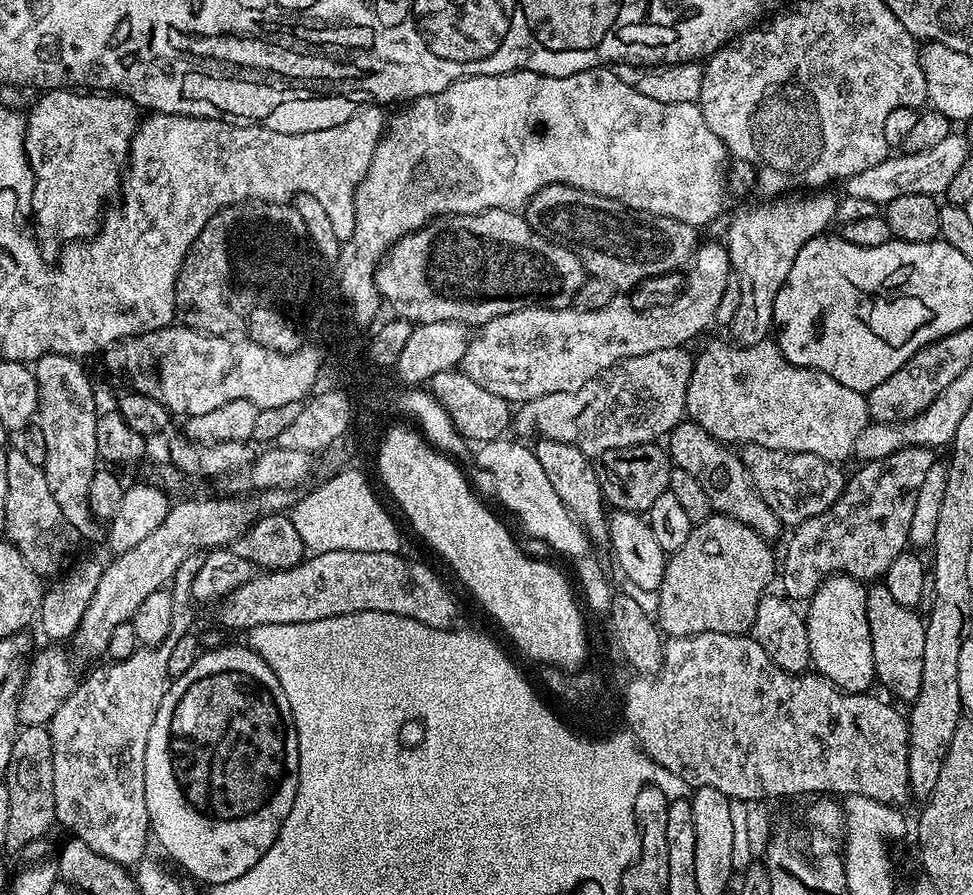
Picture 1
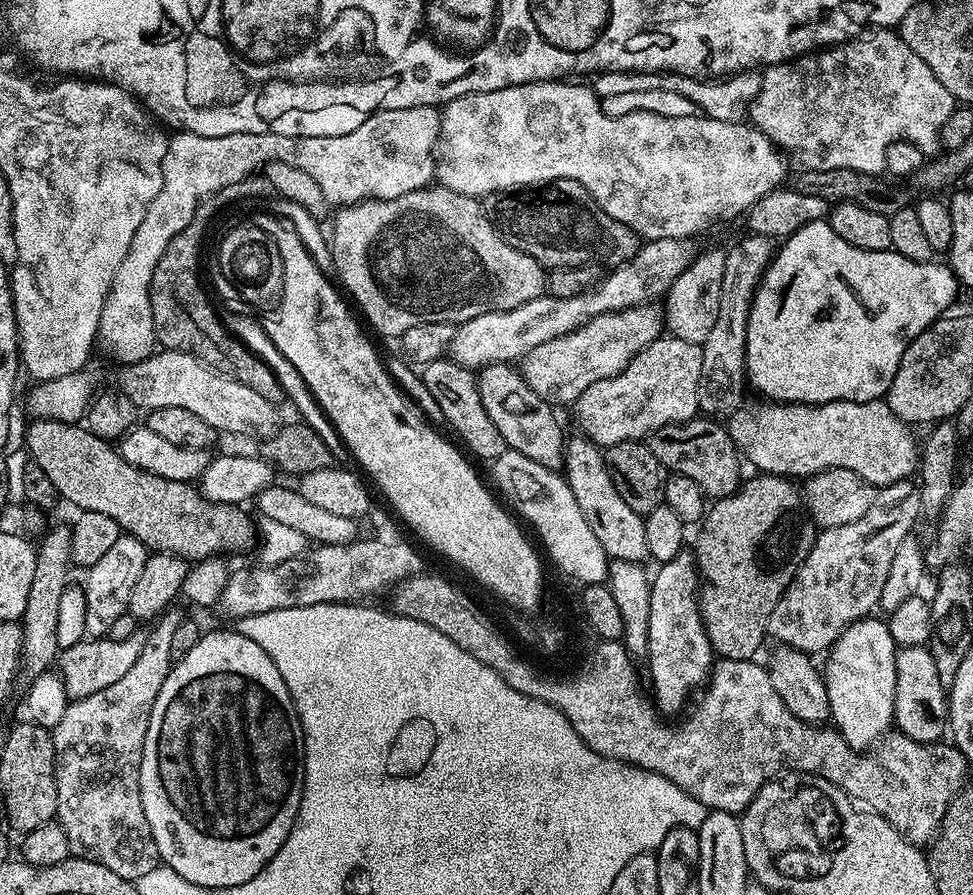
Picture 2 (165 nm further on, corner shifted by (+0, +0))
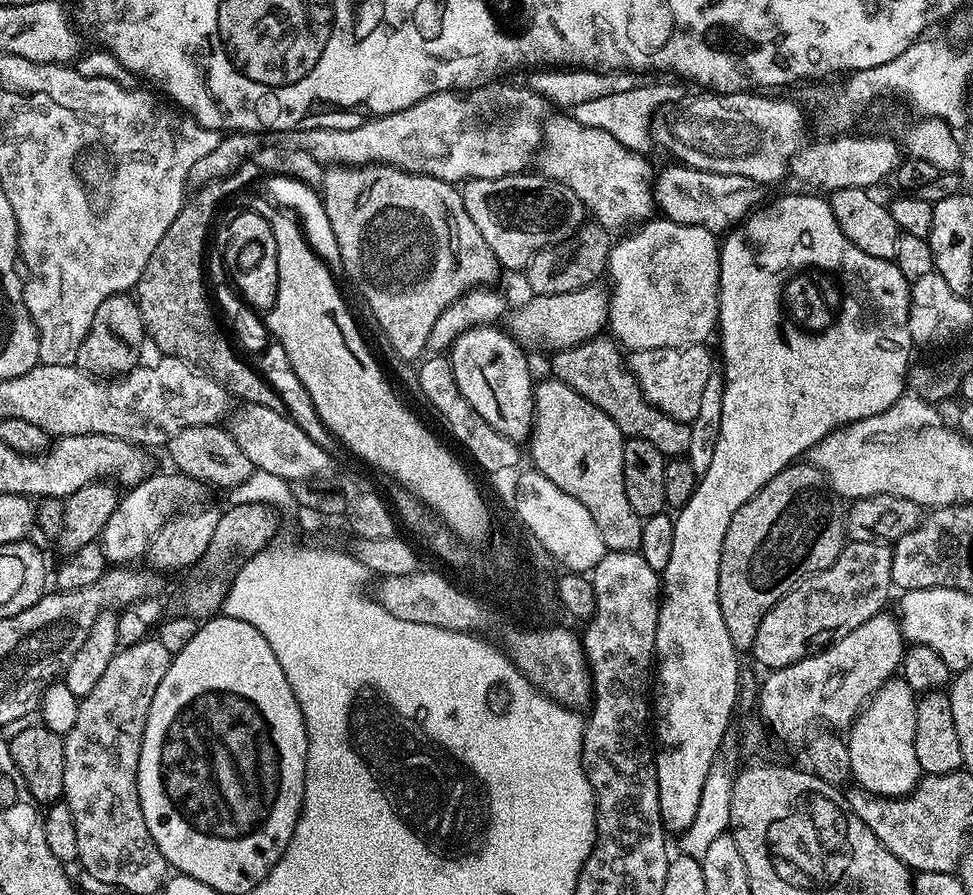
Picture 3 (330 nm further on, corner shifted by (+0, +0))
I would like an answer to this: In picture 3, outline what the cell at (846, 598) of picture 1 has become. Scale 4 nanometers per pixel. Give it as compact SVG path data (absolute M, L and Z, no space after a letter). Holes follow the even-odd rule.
M903 678L890 679L872 695L872 699L847 729L846 743L850 750L852 780L870 796L908 796L922 779L918 754L914 754L917 699L917 693Z

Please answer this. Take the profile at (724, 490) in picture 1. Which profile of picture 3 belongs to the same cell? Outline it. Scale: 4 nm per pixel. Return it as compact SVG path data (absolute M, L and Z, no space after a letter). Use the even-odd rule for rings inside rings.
M601 334L572 348L559 349L553 356L556 357L552 360L551 375L582 394L586 402L598 406L598 410L612 419L624 437L650 442L650 446L654 446L654 450L658 450L665 458L680 458L687 453L689 425L683 420L670 418L644 397L644 391L640 389L636 376L628 369L625 353L615 339Z

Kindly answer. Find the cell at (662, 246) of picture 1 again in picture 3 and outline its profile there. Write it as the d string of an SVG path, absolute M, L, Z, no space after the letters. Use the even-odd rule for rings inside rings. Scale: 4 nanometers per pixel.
M543 174L528 175L465 180L460 188L466 214L478 226L478 234L486 238L501 269L512 272L527 269L535 252L570 238L586 223L585 206L570 186Z

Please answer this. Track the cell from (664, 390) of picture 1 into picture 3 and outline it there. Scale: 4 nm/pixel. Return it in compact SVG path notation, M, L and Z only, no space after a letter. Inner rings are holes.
M686 344L683 346L665 346L654 350L635 350L627 357L628 369L636 376L644 397L658 410L670 418L691 422L698 418L698 409L702 403L702 394L706 391L706 382L714 371L712 356L704 344Z

